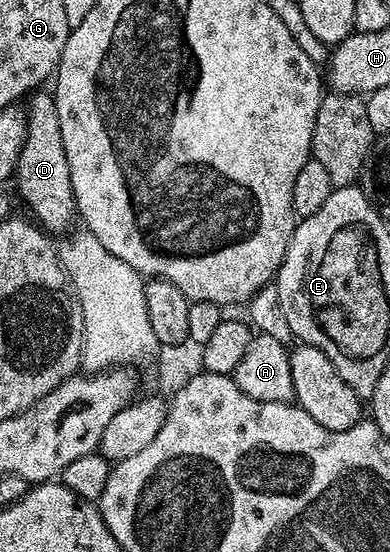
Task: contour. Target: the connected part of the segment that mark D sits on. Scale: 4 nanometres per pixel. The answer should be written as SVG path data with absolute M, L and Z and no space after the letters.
M50 92L42 93L31 93L28 98L30 106L26 120L26 139L18 157L16 183L23 200L35 214L33 217L37 225L51 235L61 235L76 222L72 176L68 172L68 156L64 156L64 140L60 136L60 116L56 116L54 95Z

